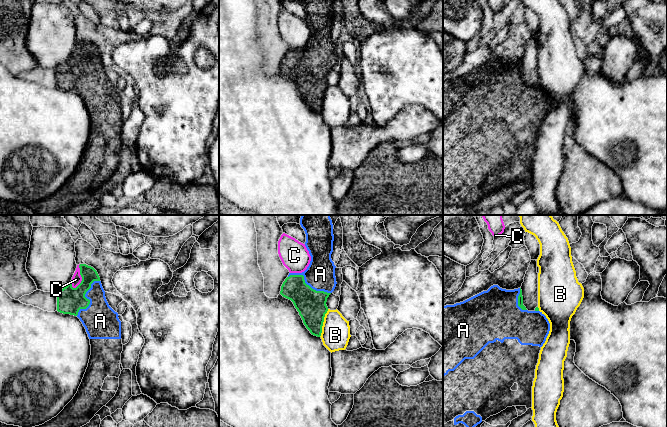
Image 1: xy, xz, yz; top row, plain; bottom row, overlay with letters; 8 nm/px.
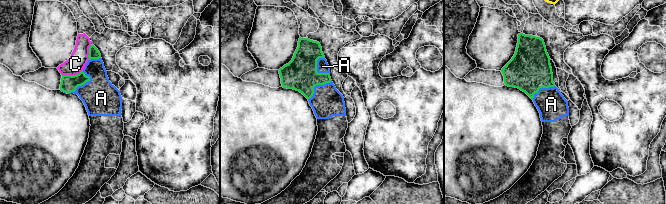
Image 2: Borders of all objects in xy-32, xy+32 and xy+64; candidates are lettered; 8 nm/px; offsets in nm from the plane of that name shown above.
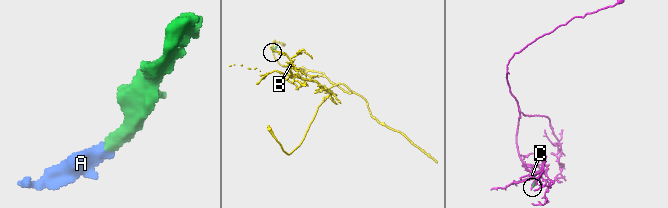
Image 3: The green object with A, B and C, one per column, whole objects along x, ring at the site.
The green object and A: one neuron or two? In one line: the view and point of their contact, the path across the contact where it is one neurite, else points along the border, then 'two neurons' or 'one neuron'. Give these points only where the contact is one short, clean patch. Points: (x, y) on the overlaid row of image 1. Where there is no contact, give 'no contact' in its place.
contact xz (306, 284); one neuron

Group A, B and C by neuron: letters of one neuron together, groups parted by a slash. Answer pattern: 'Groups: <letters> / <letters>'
Groups: A / B / C

